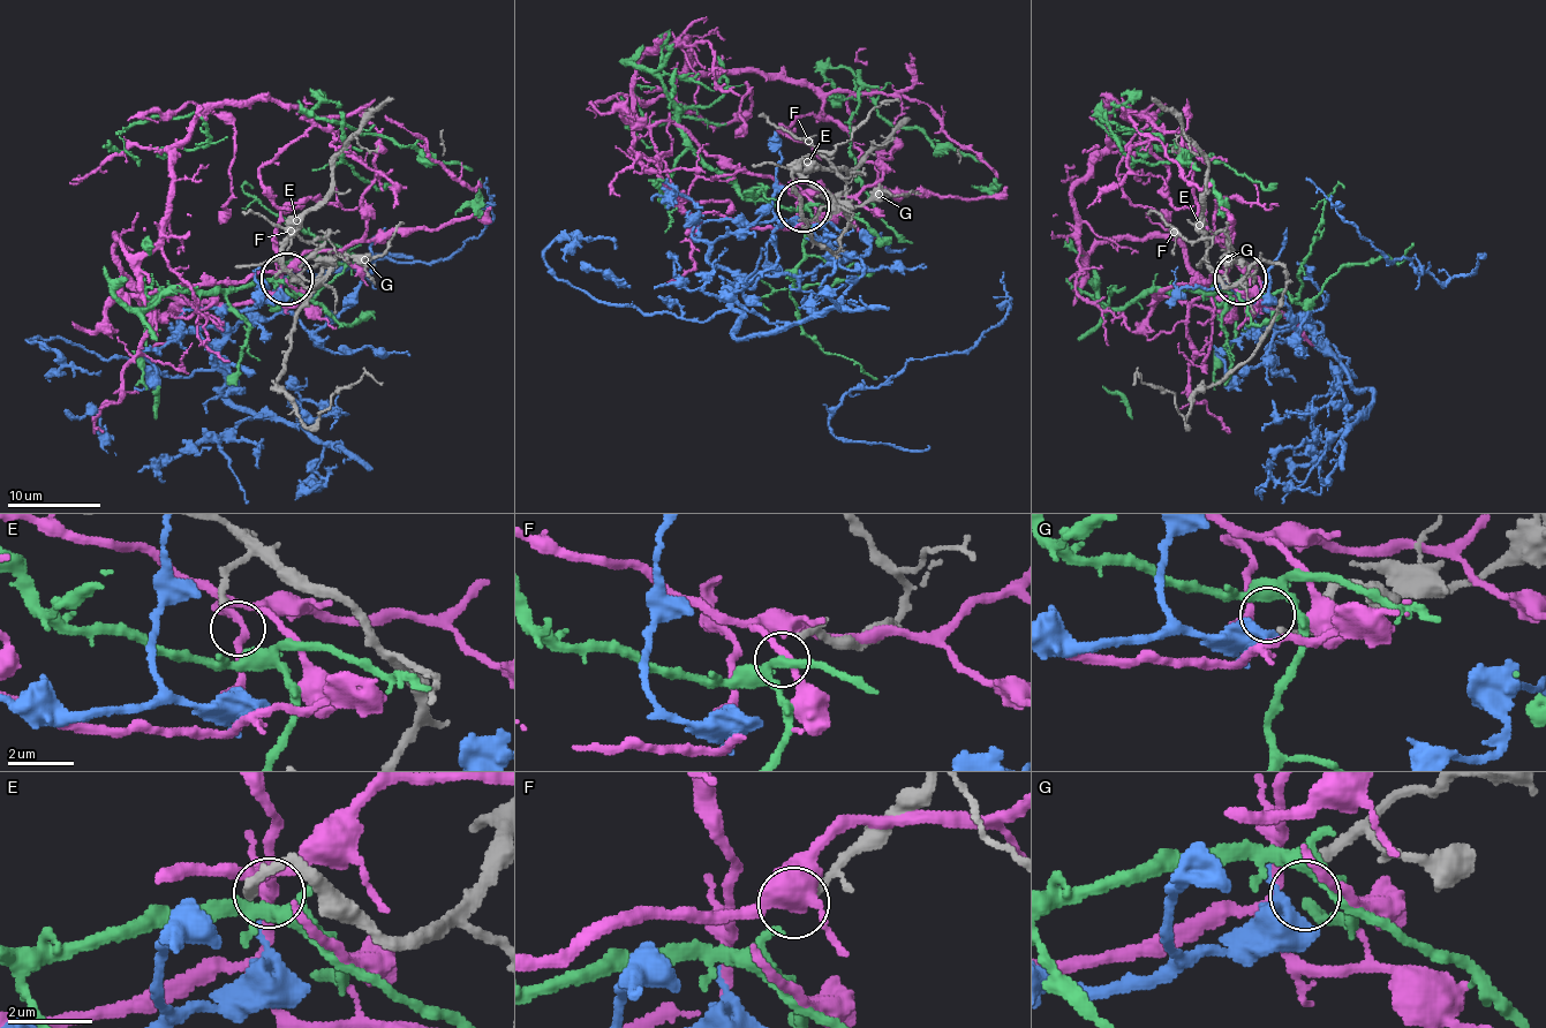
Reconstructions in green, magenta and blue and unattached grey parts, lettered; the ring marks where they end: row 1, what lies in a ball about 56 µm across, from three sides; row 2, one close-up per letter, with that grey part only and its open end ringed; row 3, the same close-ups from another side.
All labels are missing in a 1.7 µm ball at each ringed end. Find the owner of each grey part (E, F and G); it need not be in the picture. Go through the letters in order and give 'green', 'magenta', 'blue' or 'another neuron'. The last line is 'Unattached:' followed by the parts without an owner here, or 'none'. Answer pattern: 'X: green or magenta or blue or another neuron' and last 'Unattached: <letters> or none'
E: another neuron
F: green
G: blue
Unattached: E

